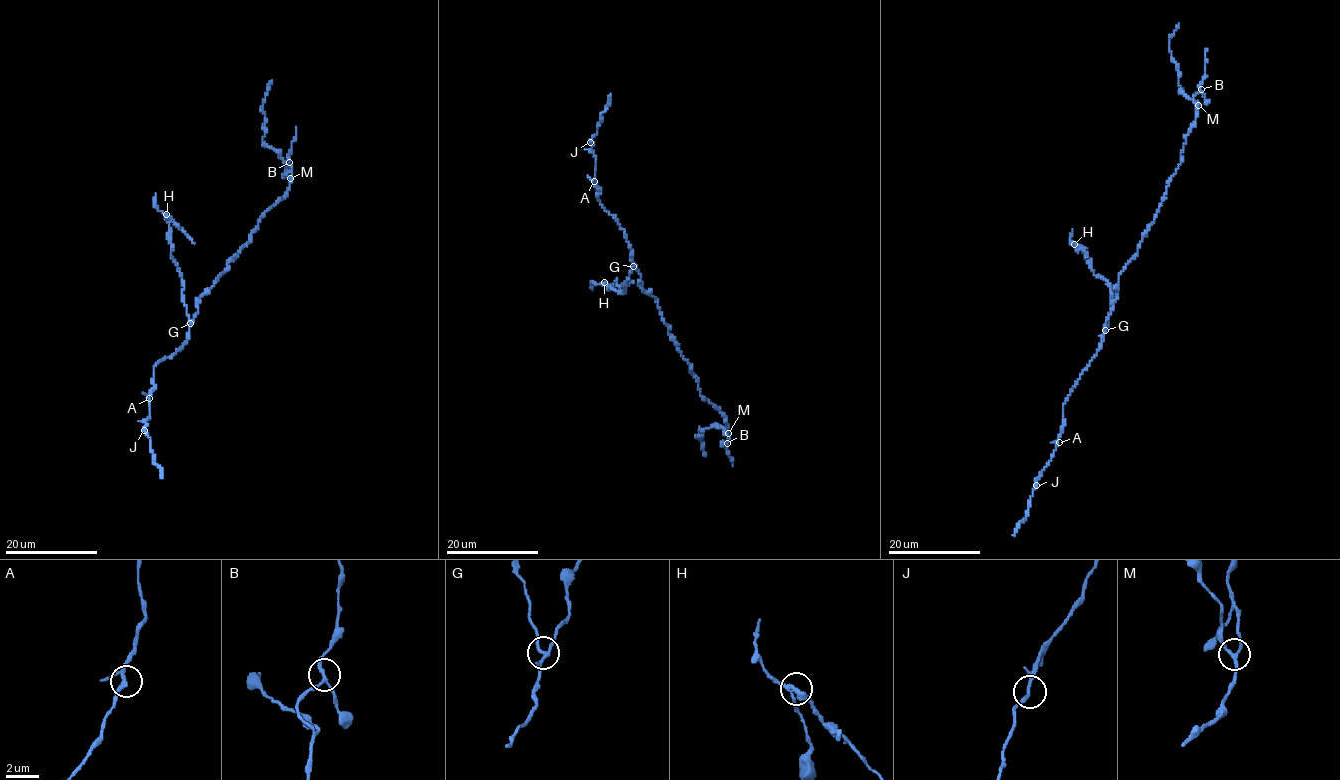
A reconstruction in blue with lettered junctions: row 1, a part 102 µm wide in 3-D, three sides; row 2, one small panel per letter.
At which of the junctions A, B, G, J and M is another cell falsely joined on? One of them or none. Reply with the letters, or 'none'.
G

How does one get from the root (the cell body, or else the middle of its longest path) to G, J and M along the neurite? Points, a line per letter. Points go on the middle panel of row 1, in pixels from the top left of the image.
G: (656, 300), (643, 291), (640, 274), (634, 266)
J: (656, 300), (643, 291), (625, 232), (598, 199), (599, 189), (594, 180), (595, 155), (590, 142)
M: (656, 300), (669, 333), (689, 364), (702, 396), (719, 409), (728, 433)

